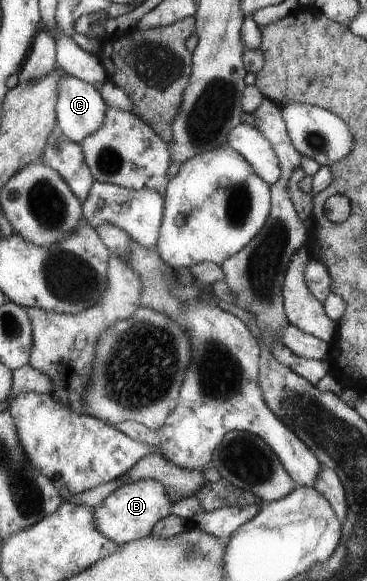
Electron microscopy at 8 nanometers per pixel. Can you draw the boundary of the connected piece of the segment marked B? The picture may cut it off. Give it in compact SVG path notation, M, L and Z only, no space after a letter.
M139 479L133 483L125 483L110 492L100 503L93 506L93 525L97 531L116 544L141 539L149 534L151 527L170 514L172 502L165 495L161 483L153 479Z

